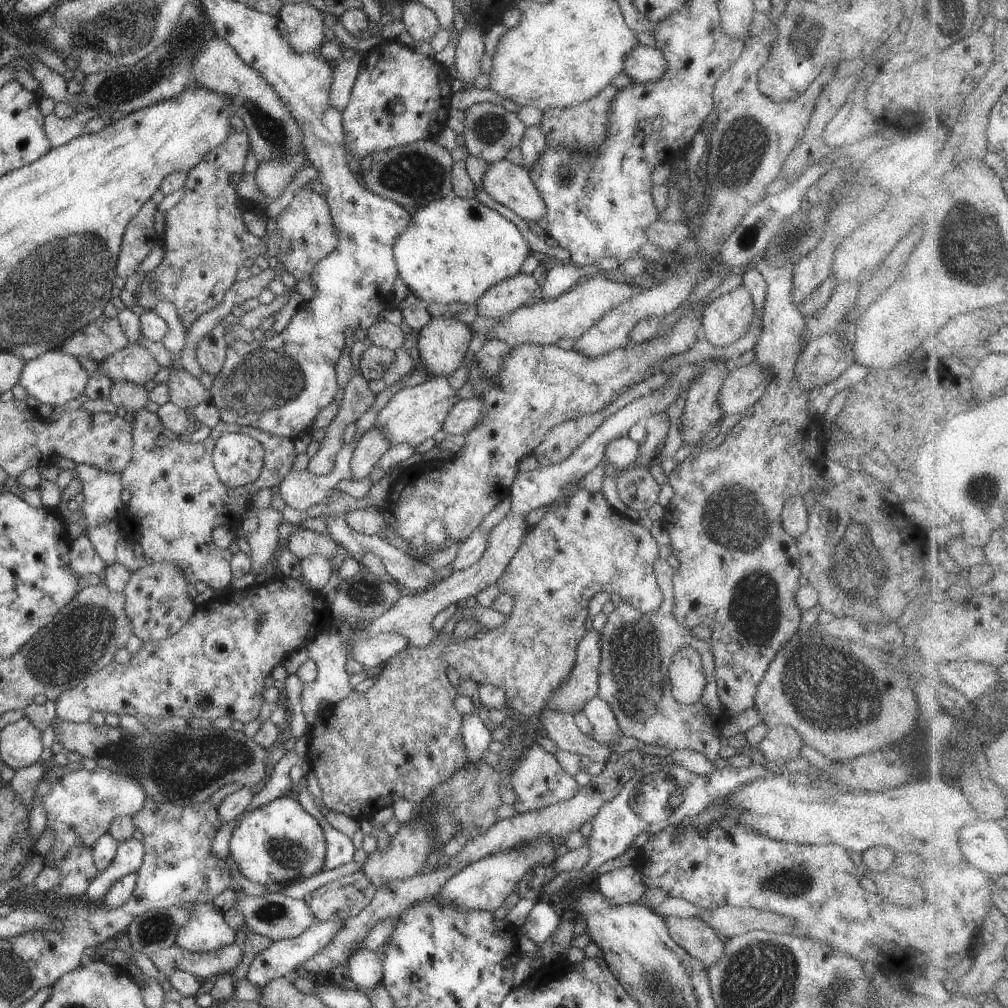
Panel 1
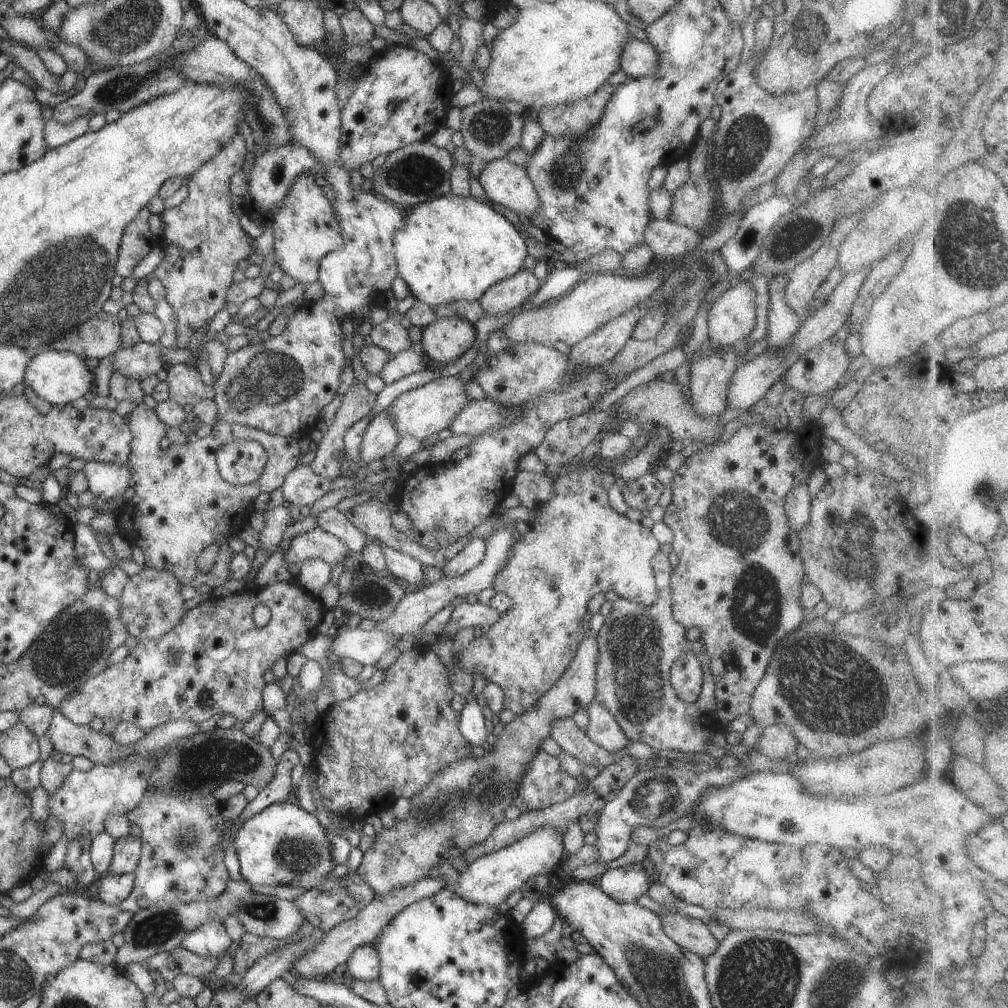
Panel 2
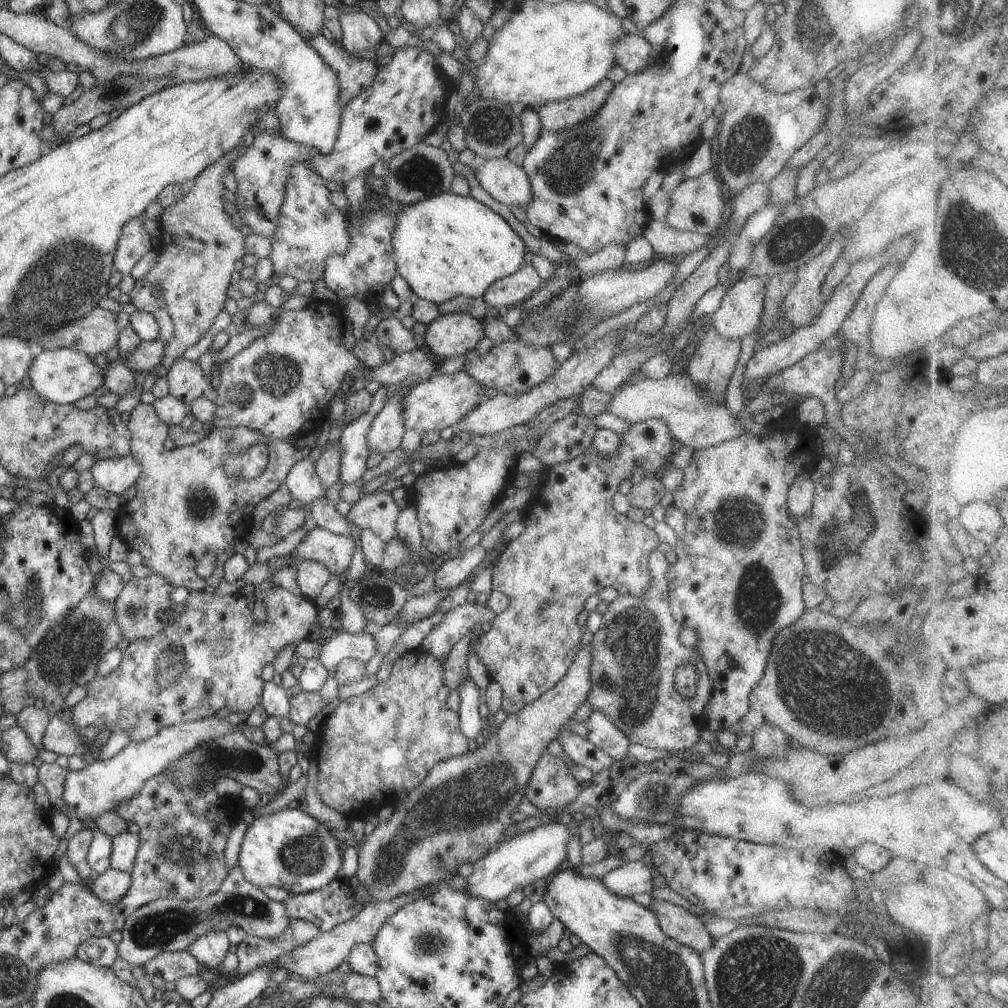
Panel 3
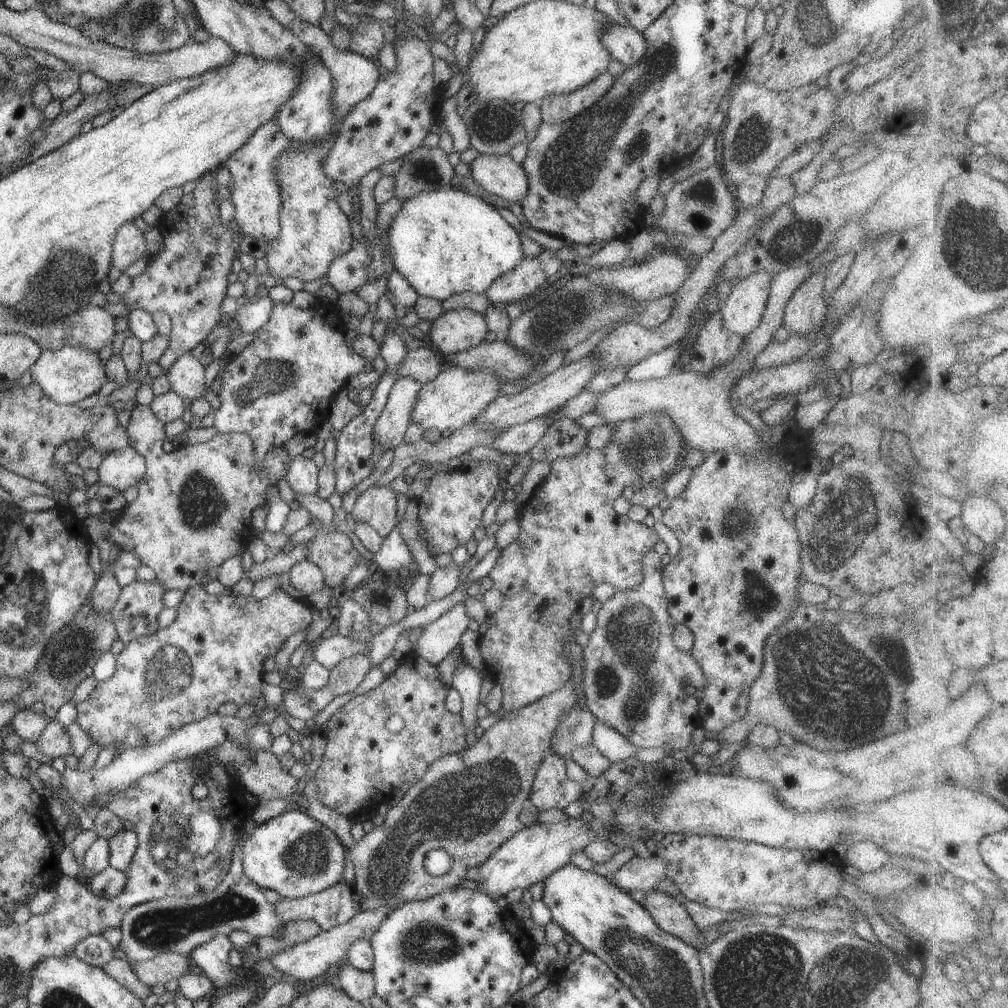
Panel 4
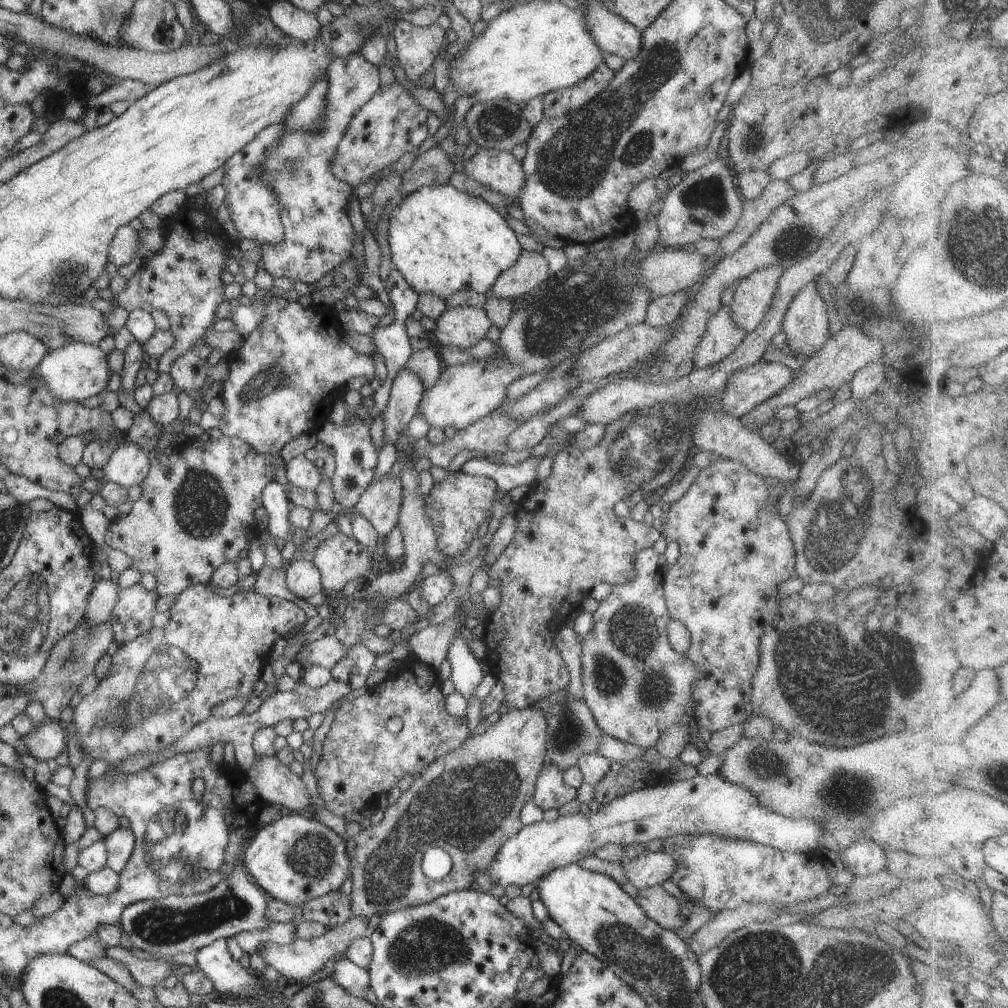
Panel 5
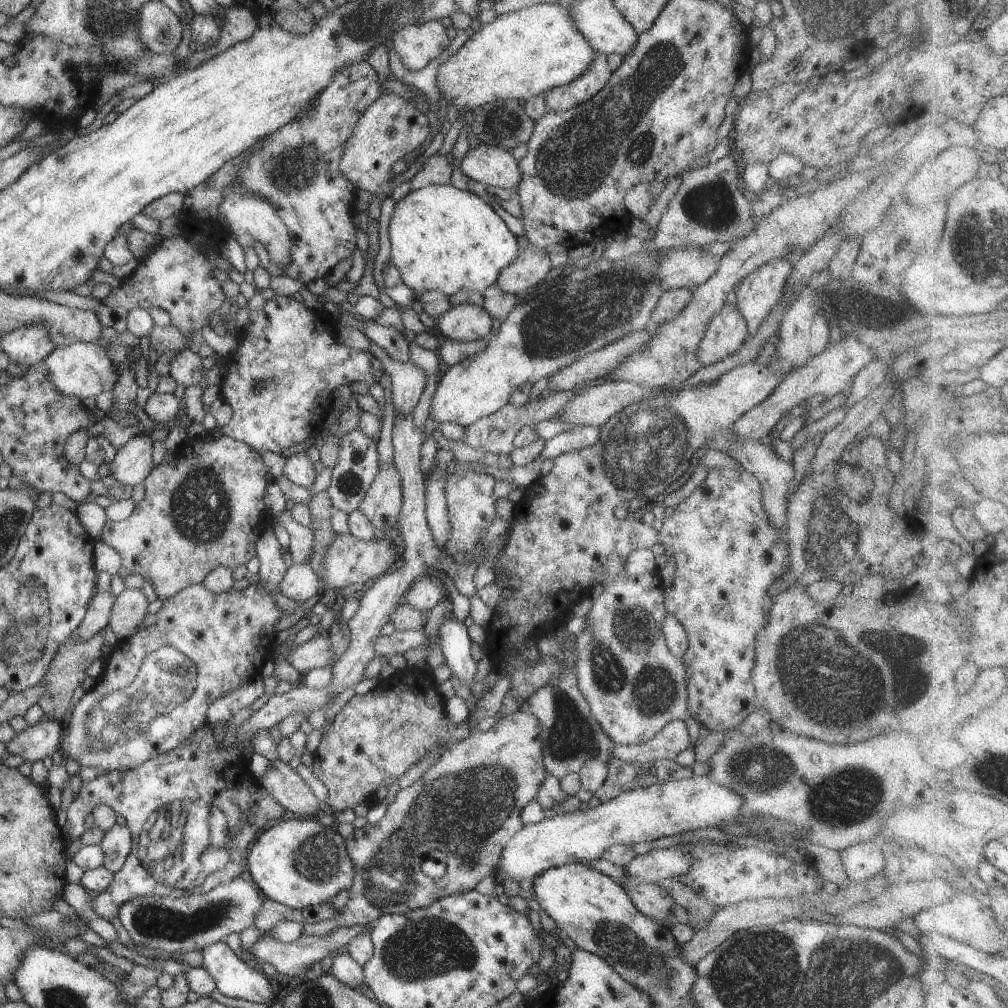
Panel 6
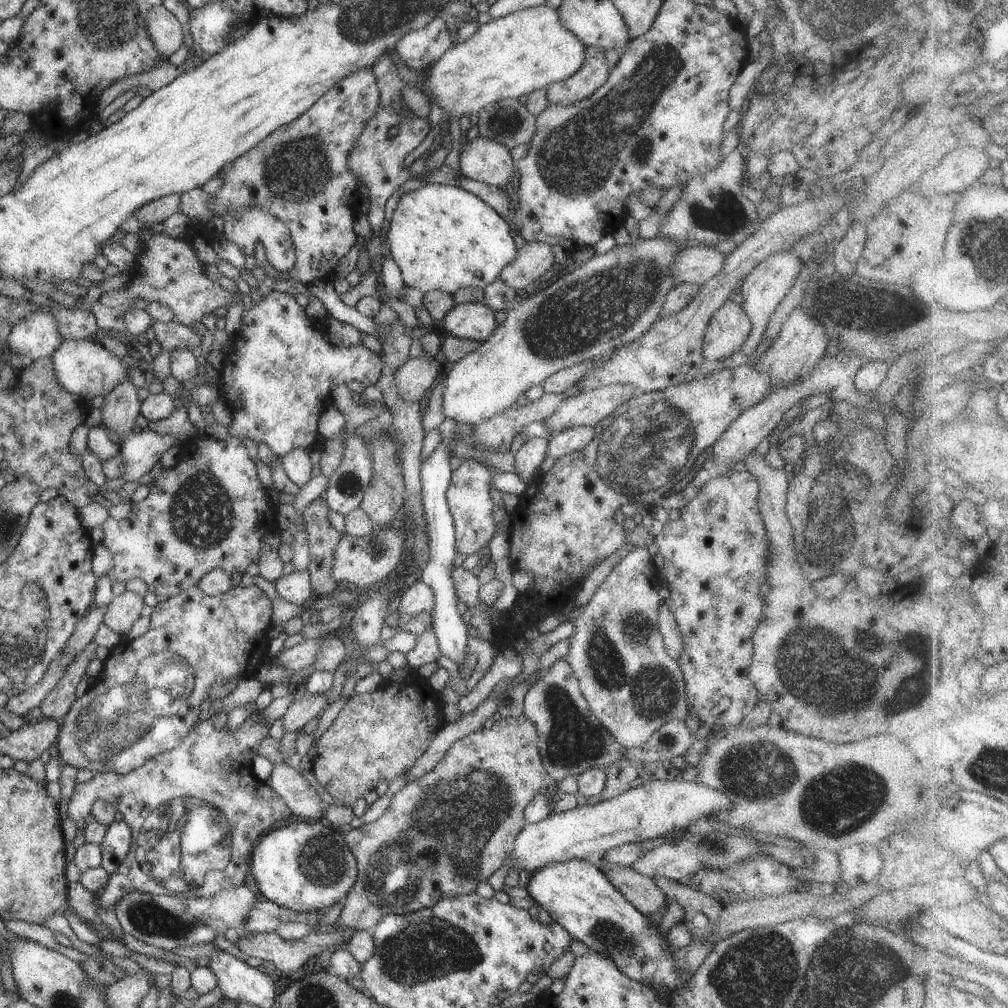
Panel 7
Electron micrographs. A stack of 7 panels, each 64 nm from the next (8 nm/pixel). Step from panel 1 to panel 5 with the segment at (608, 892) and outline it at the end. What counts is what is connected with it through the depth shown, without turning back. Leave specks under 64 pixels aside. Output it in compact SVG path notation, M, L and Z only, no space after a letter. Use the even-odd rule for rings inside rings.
M666 851L646 852L623 864L626 876L636 888L660 885L676 872L677 860Z

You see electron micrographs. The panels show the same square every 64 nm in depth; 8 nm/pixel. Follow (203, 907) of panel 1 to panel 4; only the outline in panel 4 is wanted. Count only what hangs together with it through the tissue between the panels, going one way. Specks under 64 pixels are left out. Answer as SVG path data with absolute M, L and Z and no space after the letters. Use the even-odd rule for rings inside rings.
M216 935L191 952L193 964L199 966L215 984L215 992L234 986L231 982L237 975L235 968L228 963L228 953L232 948L229 936Z

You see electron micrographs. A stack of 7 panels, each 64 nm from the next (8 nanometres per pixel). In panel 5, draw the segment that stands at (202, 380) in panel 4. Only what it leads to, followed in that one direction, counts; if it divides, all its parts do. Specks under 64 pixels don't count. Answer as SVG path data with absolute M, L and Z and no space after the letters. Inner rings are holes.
M190 350L172 363L169 373L181 392L188 393L202 388L203 384L207 382L207 367L207 363L200 359L197 352Z

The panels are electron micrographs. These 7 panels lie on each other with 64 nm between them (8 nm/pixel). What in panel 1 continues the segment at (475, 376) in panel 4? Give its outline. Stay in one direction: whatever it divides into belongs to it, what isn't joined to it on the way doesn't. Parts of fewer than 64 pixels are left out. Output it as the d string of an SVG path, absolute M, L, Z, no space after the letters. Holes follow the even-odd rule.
M430 376L427 382L394 394L388 404L382 408L372 427L378 427L391 446L407 442L417 447L427 438L433 438L434 434L443 428L448 413L459 401L456 391L450 385L448 377Z

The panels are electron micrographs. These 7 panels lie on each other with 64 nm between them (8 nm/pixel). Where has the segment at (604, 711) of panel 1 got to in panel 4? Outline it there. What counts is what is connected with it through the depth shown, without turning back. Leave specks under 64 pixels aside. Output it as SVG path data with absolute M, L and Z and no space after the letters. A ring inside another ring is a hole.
M598 720L593 728L592 745L600 751L600 754L608 758L611 763L625 761L634 757L637 749L619 732Z

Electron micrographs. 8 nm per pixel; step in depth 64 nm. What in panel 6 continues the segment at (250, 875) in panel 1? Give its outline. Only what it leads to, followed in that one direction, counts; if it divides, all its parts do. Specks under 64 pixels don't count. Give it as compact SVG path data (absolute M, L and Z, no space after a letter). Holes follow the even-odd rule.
M298 817L296 820L280 820L256 837L248 852L246 869L260 890L273 901L293 909L321 905L352 886L355 864L350 858L345 838L336 829L322 825L316 818Z

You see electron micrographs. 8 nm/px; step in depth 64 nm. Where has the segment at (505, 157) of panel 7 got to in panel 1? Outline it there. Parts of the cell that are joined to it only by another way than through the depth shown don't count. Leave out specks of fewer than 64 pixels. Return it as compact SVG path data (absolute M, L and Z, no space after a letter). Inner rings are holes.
M507 159L489 163L482 177L483 189L506 208L527 222L537 222L546 214L547 206L533 183L529 170Z

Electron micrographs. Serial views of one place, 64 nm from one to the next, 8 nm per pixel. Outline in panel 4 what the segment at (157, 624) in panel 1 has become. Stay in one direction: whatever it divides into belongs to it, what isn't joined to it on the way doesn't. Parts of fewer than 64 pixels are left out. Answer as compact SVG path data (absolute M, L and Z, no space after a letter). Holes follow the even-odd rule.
M134 579L130 584L121 587L118 600L110 611L120 640L128 644L139 636L151 635L158 630L157 616L164 609L162 597L165 592L158 580Z

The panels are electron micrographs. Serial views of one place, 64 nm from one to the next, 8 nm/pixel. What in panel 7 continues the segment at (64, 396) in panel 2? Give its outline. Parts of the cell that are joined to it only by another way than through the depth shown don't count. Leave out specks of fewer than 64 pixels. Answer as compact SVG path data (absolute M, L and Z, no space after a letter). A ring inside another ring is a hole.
M93 338L64 341L51 357L57 382L66 391L80 395L87 401L94 396L106 396L120 383L131 378L128 374L129 360L123 361L114 356L104 345L93 341Z

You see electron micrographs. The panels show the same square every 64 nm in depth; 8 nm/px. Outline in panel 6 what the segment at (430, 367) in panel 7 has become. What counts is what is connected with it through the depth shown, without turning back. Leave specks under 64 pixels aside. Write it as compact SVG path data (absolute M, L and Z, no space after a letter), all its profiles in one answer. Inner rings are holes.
M372 340L368 351L382 362L382 368L390 374L395 414L407 415L419 409L429 381L426 371L410 361L393 361L386 350Z

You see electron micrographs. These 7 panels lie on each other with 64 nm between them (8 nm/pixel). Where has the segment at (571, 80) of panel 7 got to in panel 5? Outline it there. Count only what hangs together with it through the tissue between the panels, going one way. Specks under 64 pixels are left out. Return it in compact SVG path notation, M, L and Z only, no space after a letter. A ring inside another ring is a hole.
M604 62L600 63L579 83L568 88L547 92L543 97L543 114L546 117L558 118L583 107L607 86L615 72Z

